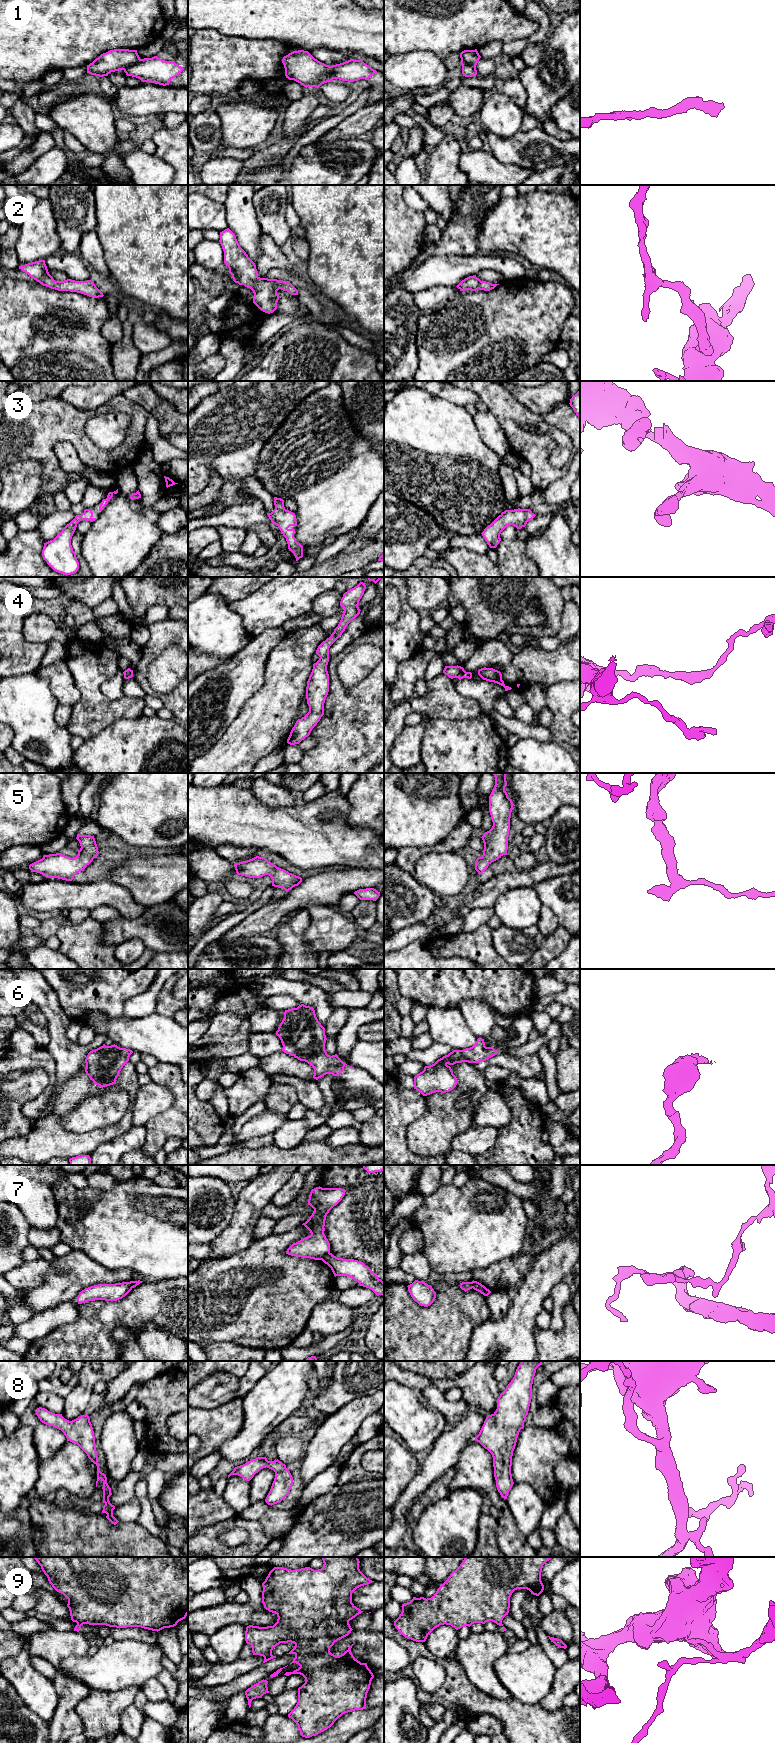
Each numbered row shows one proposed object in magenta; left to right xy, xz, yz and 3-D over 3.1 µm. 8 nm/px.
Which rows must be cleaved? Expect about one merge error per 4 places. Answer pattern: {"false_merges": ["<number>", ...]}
{"false_merges": ["1", "7", "9"]}

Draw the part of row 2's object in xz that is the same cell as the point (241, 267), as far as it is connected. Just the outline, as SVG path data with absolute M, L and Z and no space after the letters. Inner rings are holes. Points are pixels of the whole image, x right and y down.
M229 228L220 232L219 242L224 251L224 263L228 266L233 281L253 291L253 303L261 311L270 314L277 309L279 289L298 295L298 290L289 281L260 278L255 263L240 247Z

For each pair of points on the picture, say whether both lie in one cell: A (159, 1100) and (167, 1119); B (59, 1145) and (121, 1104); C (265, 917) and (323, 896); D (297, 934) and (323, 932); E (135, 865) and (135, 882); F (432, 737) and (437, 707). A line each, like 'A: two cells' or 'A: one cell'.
A: two cells
B: two cells
C: one cell
D: two cells
E: one cell
F: two cells

